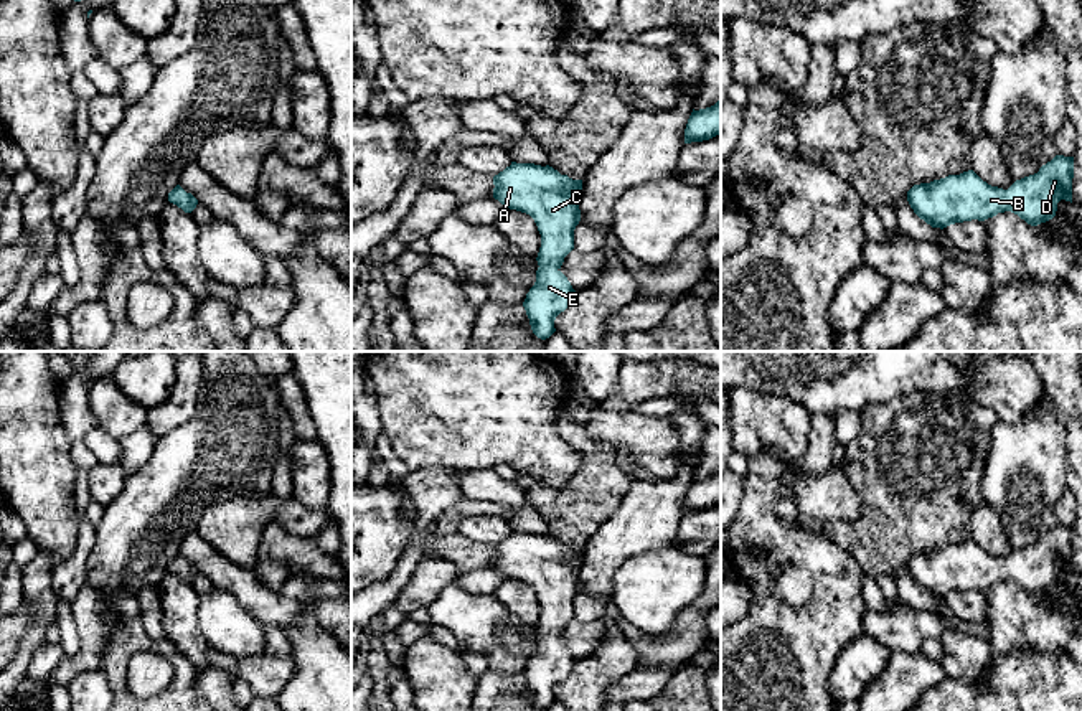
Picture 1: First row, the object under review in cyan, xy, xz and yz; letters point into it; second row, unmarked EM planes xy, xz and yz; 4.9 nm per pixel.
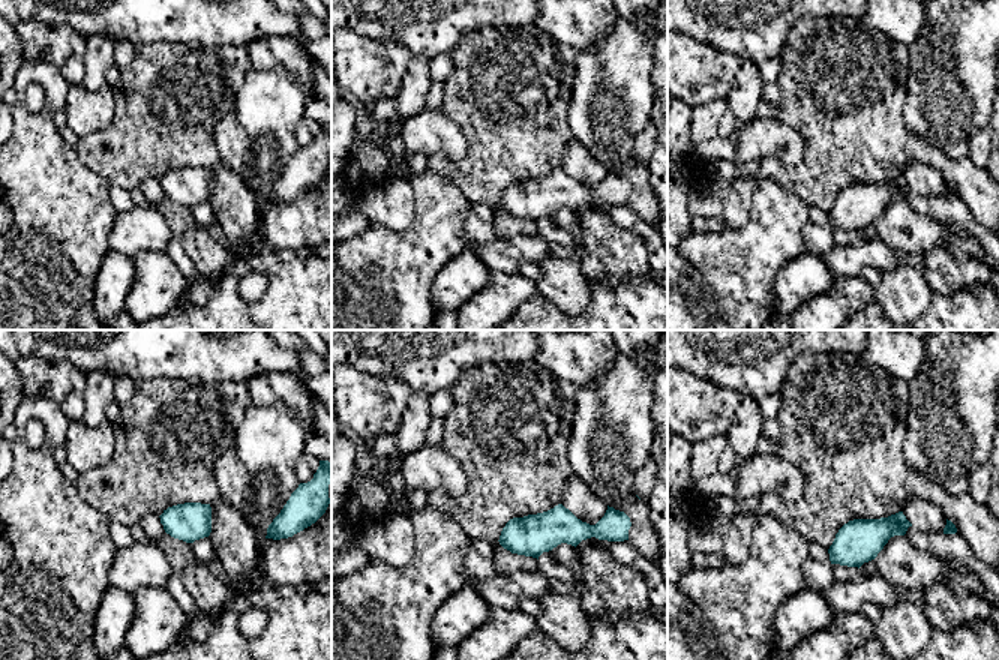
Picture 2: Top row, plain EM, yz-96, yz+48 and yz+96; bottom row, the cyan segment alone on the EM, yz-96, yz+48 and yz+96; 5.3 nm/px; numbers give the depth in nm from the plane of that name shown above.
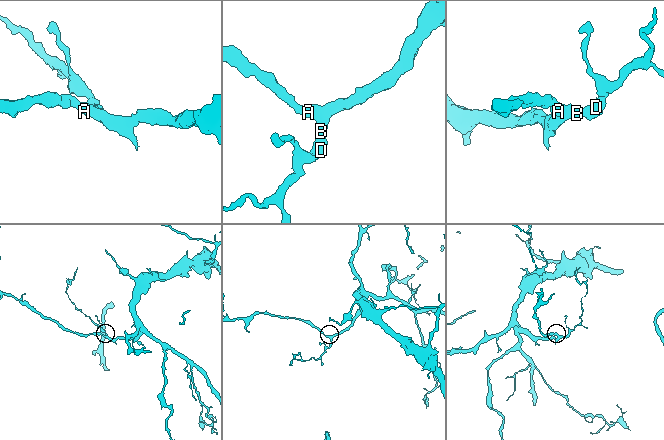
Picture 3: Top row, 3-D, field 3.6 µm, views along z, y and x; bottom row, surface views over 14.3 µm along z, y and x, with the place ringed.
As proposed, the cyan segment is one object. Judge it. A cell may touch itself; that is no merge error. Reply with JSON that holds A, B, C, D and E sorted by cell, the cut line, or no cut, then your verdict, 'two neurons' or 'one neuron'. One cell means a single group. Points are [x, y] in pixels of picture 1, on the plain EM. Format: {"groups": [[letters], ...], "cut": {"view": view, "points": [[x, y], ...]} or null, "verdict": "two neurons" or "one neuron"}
{"groups": [["A", "B", "C", "D", "E"]], "cut": null, "verdict": "one neuron"}

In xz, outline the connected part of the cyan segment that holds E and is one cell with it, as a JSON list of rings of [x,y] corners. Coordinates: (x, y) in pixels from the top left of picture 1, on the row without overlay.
[[[511,531],[493,546],[493,554],[493,567],[506,579],[529,584],[541,604],[536,652],[523,676],[533,703],[546,709],[556,701],[554,690],[567,678],[576,662],[559,638],[574,619],[582,549],[561,544],[549,534]]]

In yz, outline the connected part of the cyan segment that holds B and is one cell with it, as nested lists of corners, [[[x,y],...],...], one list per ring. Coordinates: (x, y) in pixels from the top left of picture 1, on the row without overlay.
[[[1056,525],[1037,543],[1016,549],[1008,559],[991,556],[973,539],[914,554],[907,571],[932,597],[985,591],[1011,581],[1031,596],[1056,586],[1061,569],[1072,572],[1074,526]]]

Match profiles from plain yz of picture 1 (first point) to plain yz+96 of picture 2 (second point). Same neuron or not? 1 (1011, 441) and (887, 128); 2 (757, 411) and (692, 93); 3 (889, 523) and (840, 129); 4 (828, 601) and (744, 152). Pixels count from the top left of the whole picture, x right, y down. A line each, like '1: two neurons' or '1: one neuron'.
1: two neurons
2: one neuron
3: one neuron
4: two neurons

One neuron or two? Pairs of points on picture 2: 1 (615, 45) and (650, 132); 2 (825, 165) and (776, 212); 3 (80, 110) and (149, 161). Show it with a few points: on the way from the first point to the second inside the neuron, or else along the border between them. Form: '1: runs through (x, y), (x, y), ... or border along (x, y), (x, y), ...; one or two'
1: border along (650, 122), (636, 135), (635, 153), (632, 156); two
2: border along (792, 191), (810, 210); two
3: border along (113, 93), (113, 122), (107, 128), (80, 138); two

